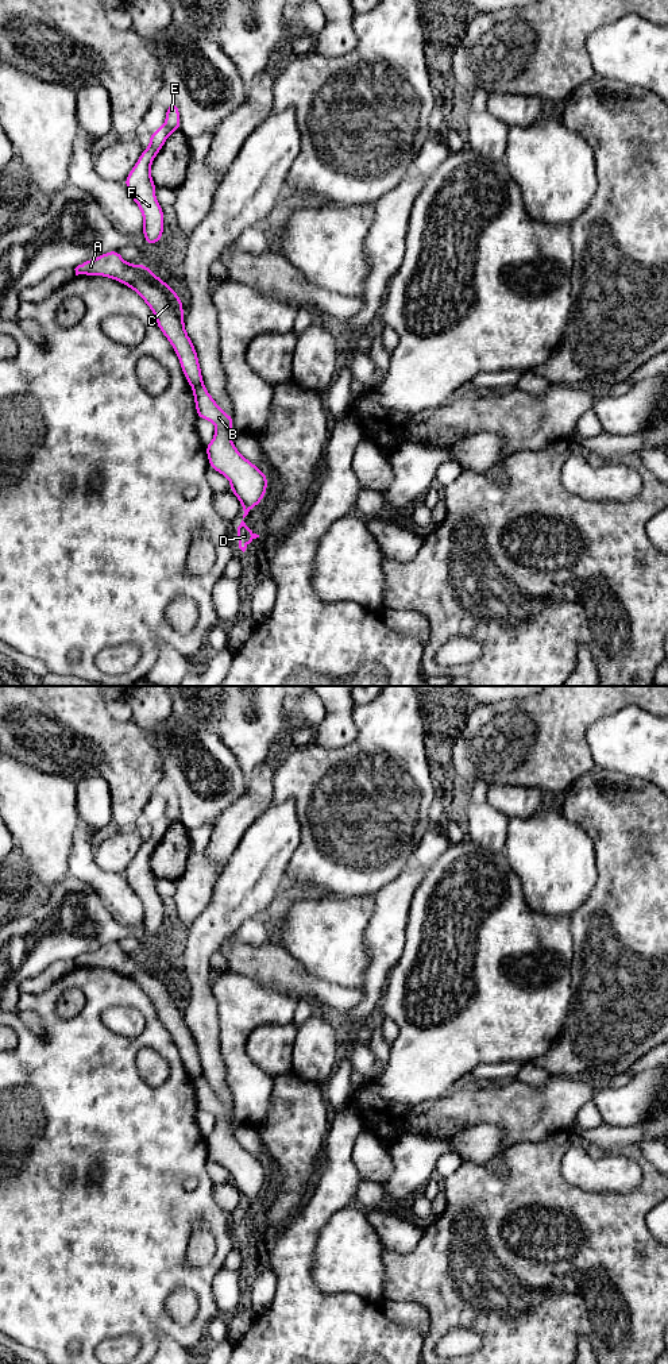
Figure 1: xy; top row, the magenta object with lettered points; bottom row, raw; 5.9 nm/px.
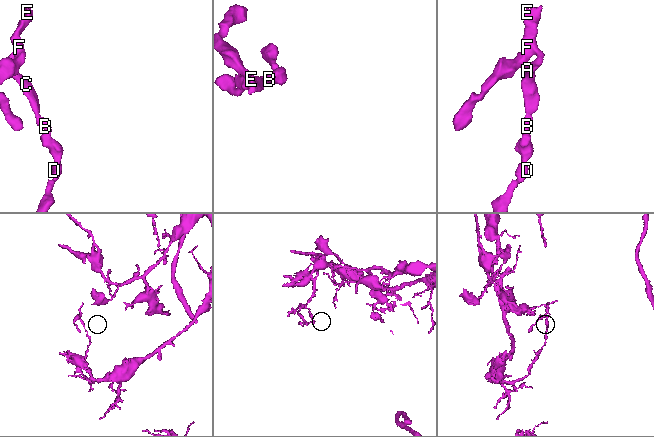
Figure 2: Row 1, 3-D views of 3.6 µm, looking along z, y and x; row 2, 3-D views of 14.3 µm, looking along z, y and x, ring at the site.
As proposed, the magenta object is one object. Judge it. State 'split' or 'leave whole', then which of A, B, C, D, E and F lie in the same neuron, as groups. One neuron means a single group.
split; groups A C E F / B D

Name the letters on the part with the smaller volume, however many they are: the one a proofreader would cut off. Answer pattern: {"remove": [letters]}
{"remove": ["A", "C", "E", "F"]}

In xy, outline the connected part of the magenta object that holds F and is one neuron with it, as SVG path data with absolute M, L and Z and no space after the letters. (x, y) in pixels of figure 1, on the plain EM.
M174 793L169 794L166 813L150 827L150 837L140 845L124 875L143 905L143 928L148 937L155 936L163 928L163 899L155 890L155 875L150 866L150 858L165 836L167 828L178 822L179 801Z

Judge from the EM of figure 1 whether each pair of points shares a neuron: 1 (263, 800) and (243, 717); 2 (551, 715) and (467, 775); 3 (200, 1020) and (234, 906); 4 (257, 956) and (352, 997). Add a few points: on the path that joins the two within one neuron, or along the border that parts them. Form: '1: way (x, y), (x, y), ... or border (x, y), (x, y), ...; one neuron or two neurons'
1: border (265, 762), (259, 765); two neurons
2: way (540, 739), (533, 746), (497, 746), (491, 751); one neuron
3: way (199, 991), (199, 947), (207, 935); one neuron
4: way (281, 970), (301, 985), (328, 995); one neuron

